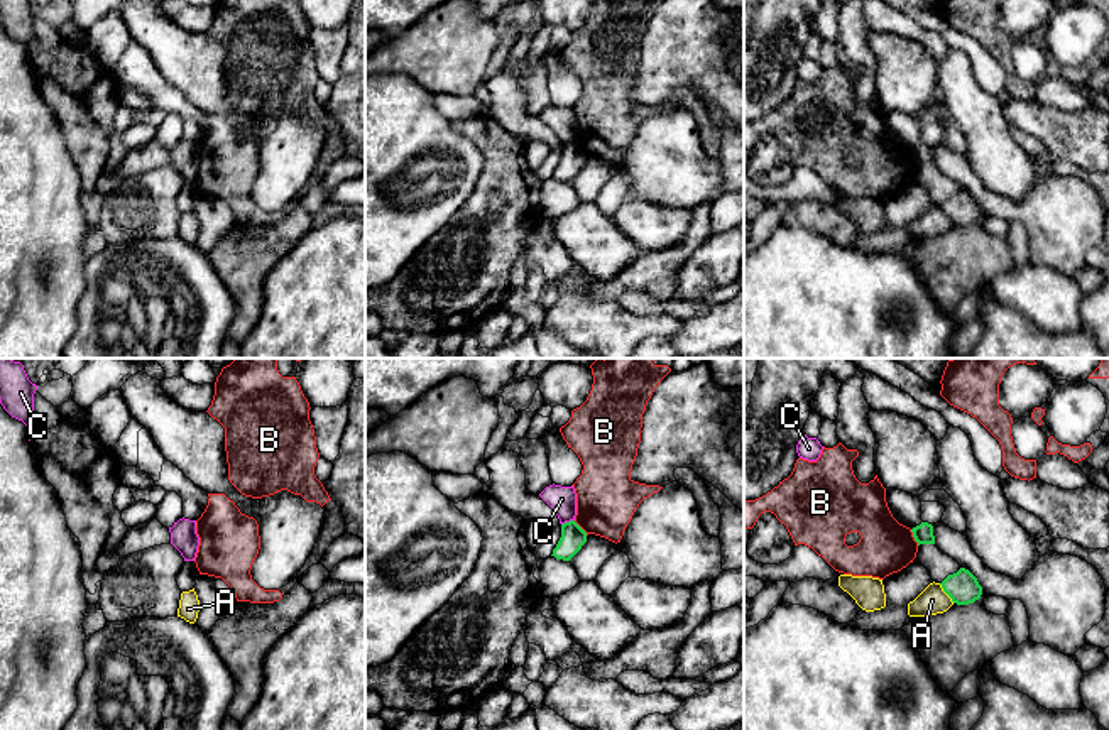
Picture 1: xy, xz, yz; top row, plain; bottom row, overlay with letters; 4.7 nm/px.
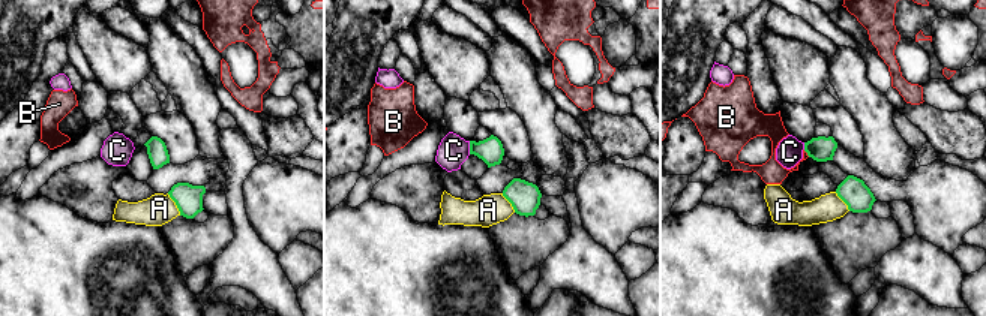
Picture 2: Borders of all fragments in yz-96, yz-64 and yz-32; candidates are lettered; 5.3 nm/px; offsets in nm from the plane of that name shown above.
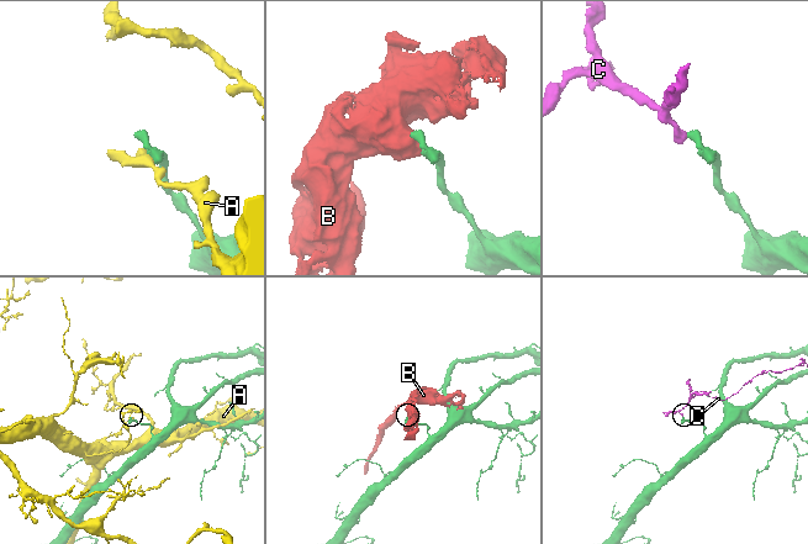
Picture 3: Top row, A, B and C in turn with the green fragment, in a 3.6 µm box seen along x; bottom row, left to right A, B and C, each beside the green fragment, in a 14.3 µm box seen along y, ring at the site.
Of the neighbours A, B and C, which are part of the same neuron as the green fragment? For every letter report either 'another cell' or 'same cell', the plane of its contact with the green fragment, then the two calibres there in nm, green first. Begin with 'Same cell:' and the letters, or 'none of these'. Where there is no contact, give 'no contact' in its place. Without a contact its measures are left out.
Same cell: none of these
A: another cell; meets green in yz; 160 nm thick on the green side, 140 nm on the other
B: another cell; meets green in yz; 100 nm thick on the green side, 260 nm on the other
C: another cell; meets green in xz; 120 nm thick on the green side, 130 nm on the other

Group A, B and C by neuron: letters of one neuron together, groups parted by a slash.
A / B / C

